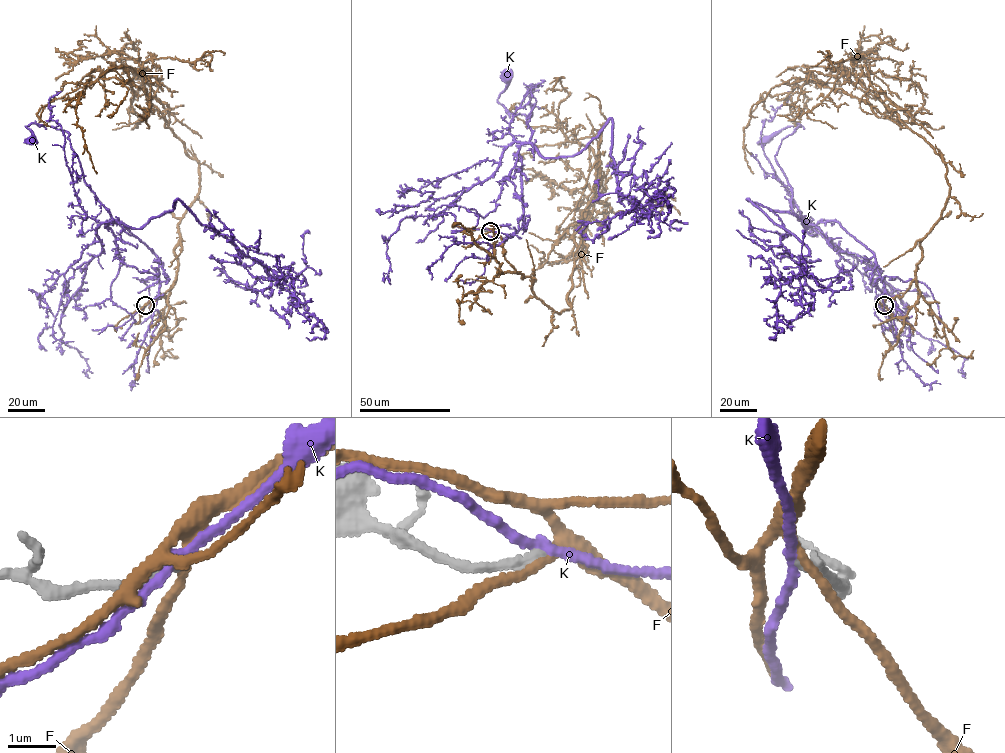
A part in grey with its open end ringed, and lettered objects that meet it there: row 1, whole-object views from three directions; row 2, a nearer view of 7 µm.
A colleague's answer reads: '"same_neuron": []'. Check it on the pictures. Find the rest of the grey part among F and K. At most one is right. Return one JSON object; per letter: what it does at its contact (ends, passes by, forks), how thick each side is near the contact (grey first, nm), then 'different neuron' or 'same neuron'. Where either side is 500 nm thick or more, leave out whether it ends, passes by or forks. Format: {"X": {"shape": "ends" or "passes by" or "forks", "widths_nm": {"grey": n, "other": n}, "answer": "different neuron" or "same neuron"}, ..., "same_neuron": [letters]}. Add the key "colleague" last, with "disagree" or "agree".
{"F": {"shape": "forks", "widths_nm": {"grey": 240, "other": 170}, "answer": "different neuron"}, "K": {"shape": "passes by", "widths_nm": {"grey": 240, "other": 180}, "answer": "same neuron"}, "same_neuron": ["K"], "colleague": "disagree"}

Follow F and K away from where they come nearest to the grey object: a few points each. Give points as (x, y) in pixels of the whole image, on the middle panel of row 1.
F: (490, 231), (534, 295), (569, 309), (572, 236), (594, 200), (597, 159), (563, 131), (561, 77), (553, 91)
K: (490, 230), (524, 227), (519, 146), (535, 104), (526, 116), (498, 102), (508, 76)

